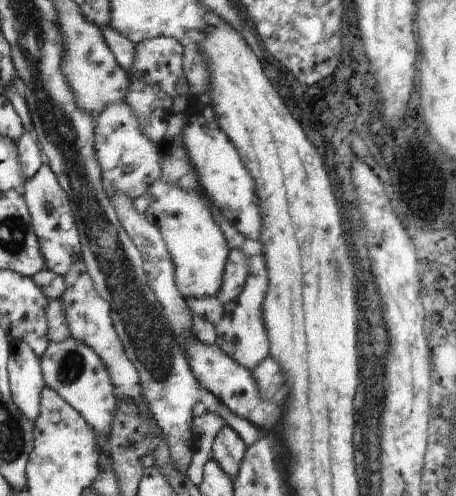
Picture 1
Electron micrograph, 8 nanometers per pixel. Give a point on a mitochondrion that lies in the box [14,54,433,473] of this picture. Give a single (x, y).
(71, 367)

